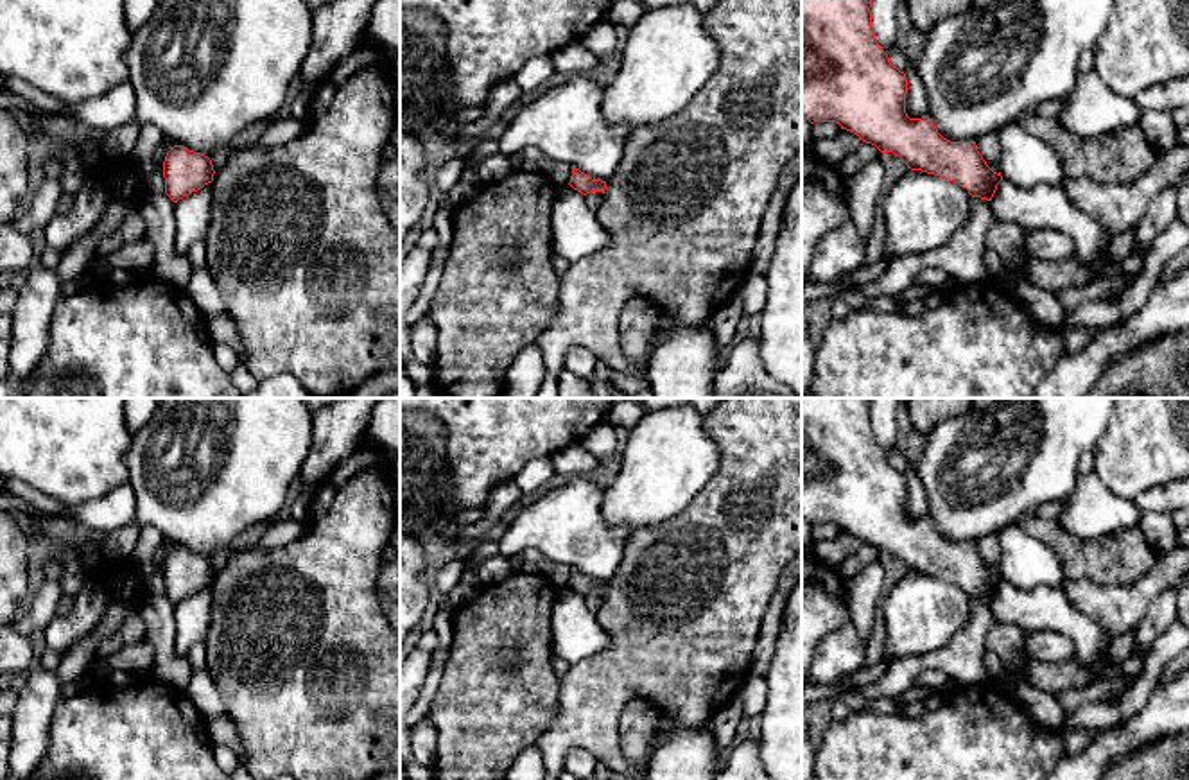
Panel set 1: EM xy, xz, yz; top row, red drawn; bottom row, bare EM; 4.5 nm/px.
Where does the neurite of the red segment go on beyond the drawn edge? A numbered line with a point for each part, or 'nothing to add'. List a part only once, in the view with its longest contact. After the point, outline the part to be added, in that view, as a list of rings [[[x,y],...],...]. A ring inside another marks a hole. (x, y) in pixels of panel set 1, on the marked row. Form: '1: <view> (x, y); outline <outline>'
nothing to add

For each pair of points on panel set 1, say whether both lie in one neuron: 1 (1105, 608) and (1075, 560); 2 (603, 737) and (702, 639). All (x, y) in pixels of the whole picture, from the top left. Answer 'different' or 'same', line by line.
1: different
2: same

